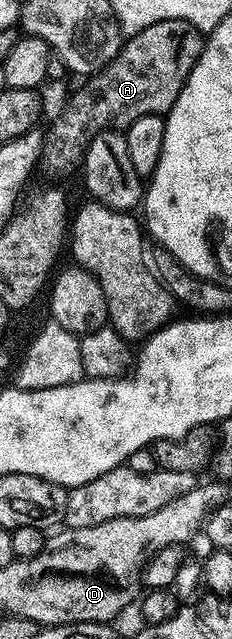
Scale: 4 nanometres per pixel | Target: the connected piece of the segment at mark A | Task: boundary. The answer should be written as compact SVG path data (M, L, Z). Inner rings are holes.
M166 20L153 26L145 26L136 36L128 36L119 49L117 58L109 62L101 71L86 81L84 88L79 88L71 96L71 101L63 108L63 113L56 118L45 132L43 141L43 160L55 172L71 172L80 167L83 155L87 153L87 143L98 132L108 130L126 130L137 118L145 118L145 114L163 116L170 113L174 104L179 101L181 90L189 78L189 74L197 66L203 53L204 33L198 32L189 22L184 20Z

